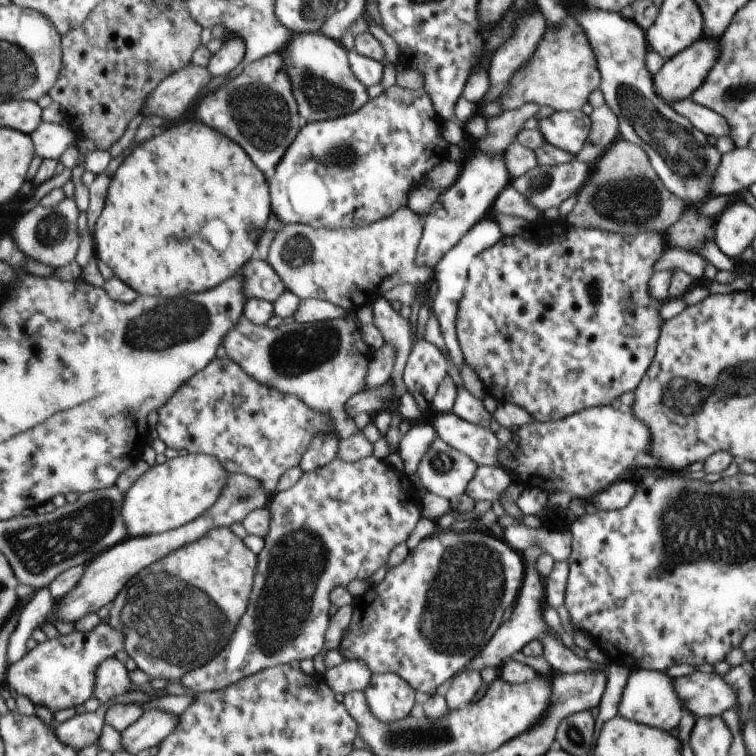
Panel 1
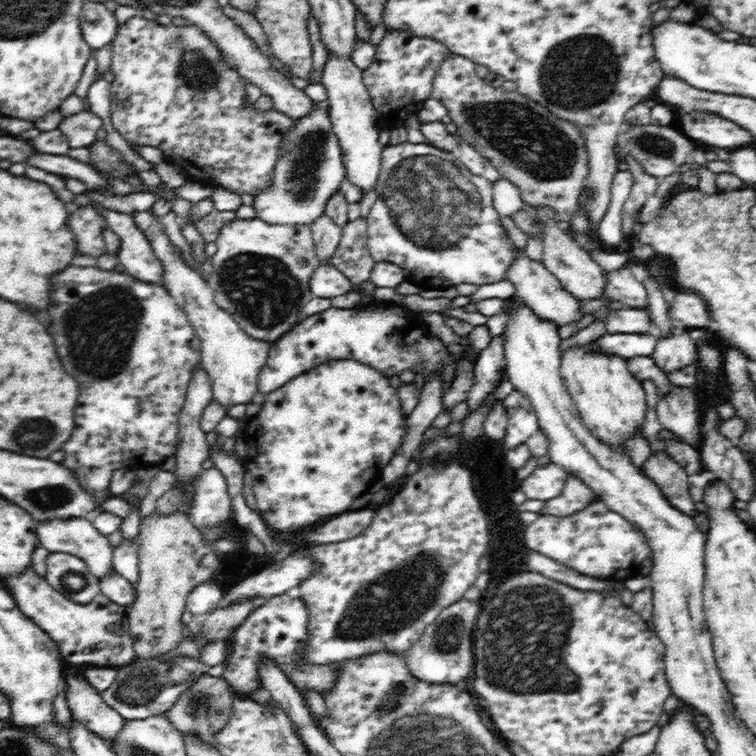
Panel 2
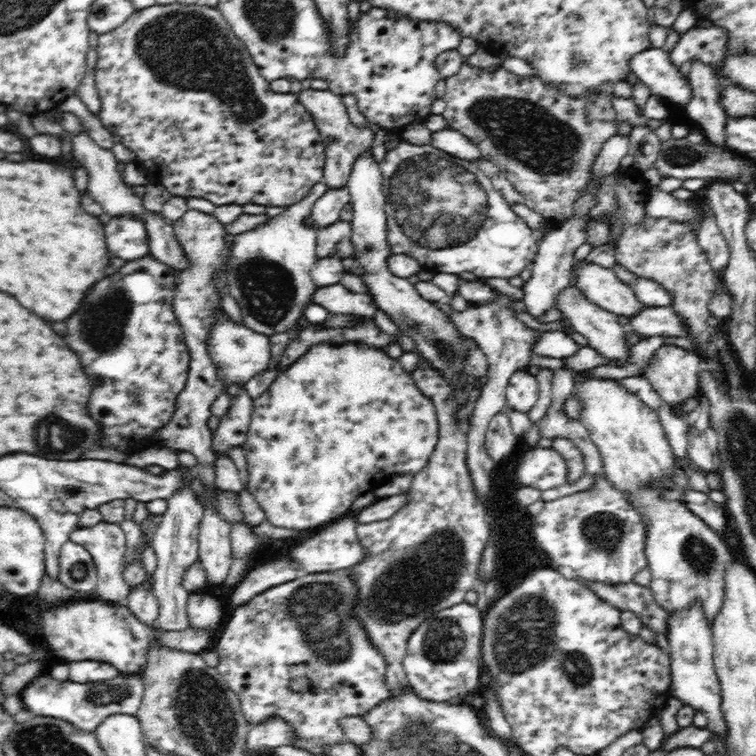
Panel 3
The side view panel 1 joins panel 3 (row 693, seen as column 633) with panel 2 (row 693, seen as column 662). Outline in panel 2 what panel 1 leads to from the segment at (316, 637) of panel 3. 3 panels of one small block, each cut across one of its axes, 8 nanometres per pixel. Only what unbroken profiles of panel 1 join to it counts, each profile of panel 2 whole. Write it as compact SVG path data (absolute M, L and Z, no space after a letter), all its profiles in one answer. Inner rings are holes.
M284 594L272 596L257 606L240 626L236 627L228 639L228 658L222 678L237 696L251 700L251 694L263 688L259 681L257 668L264 659L270 659L284 671L290 682L306 696L307 690L316 690L323 696L337 675L337 663L310 664L303 658L303 648L307 639L309 619L306 604L300 597L290 598Z

